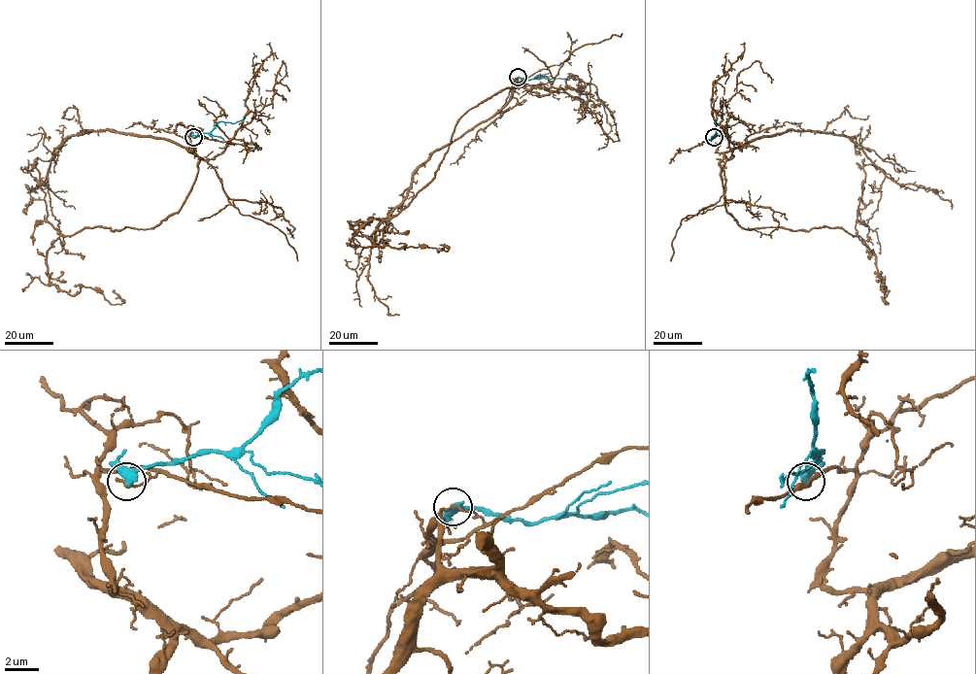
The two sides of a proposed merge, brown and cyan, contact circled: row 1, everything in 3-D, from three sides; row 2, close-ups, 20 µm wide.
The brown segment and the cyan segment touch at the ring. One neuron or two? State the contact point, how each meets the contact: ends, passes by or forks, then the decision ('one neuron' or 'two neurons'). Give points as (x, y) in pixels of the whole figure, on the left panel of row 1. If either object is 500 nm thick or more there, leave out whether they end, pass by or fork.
place (193, 137); brown ends; cyan passes by; two neurons

